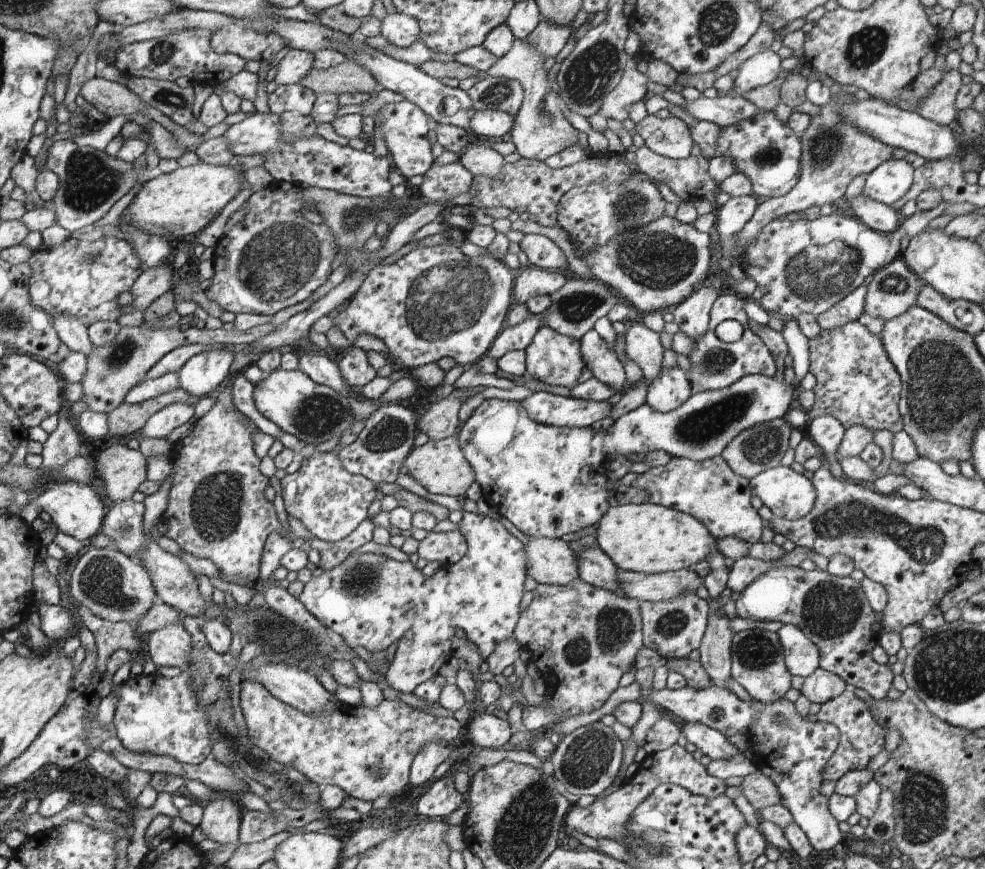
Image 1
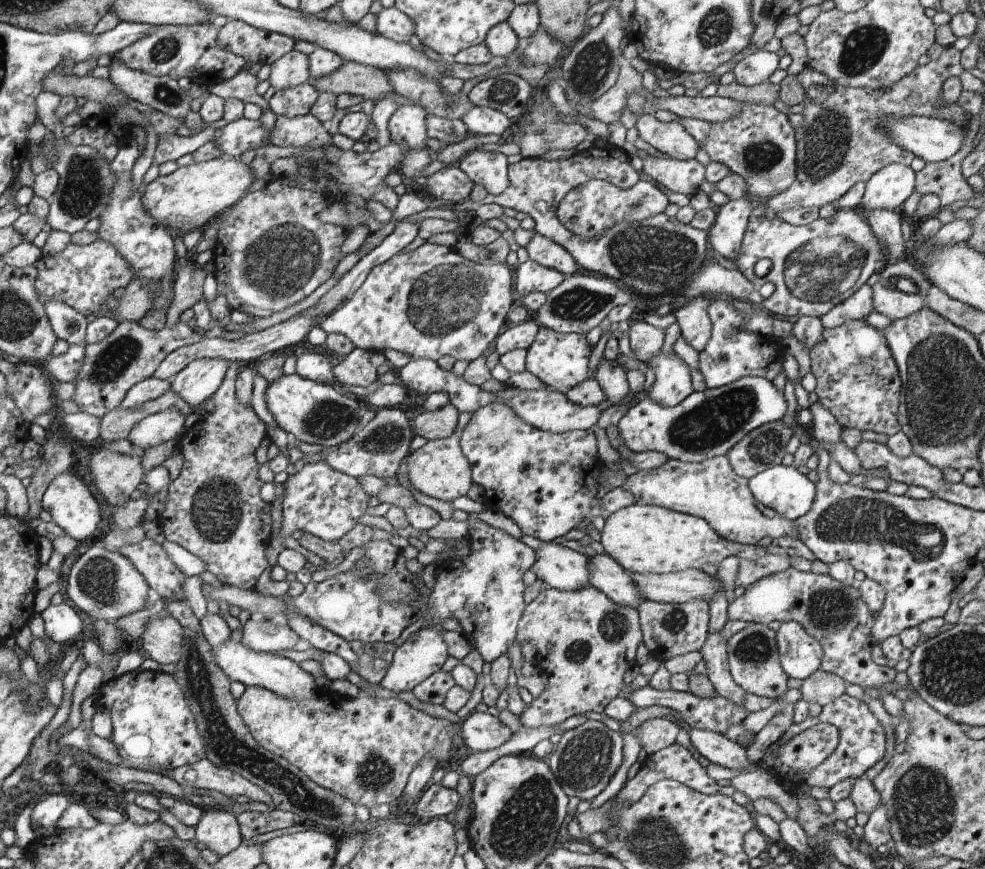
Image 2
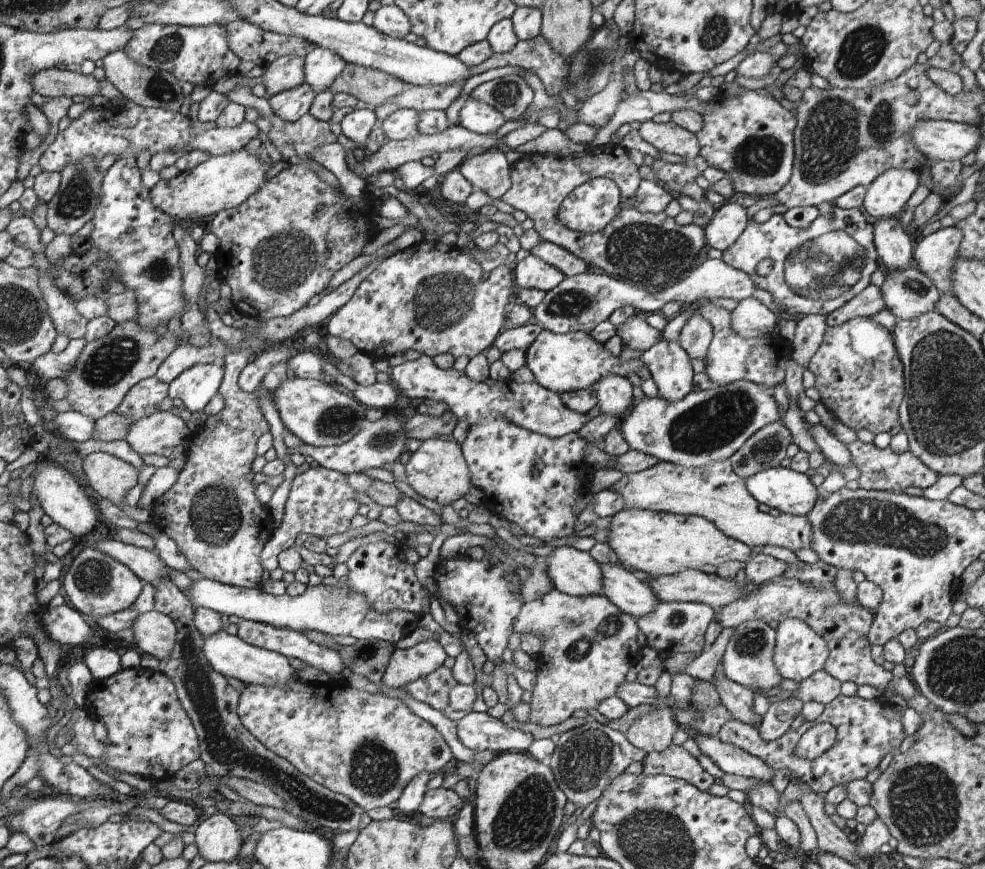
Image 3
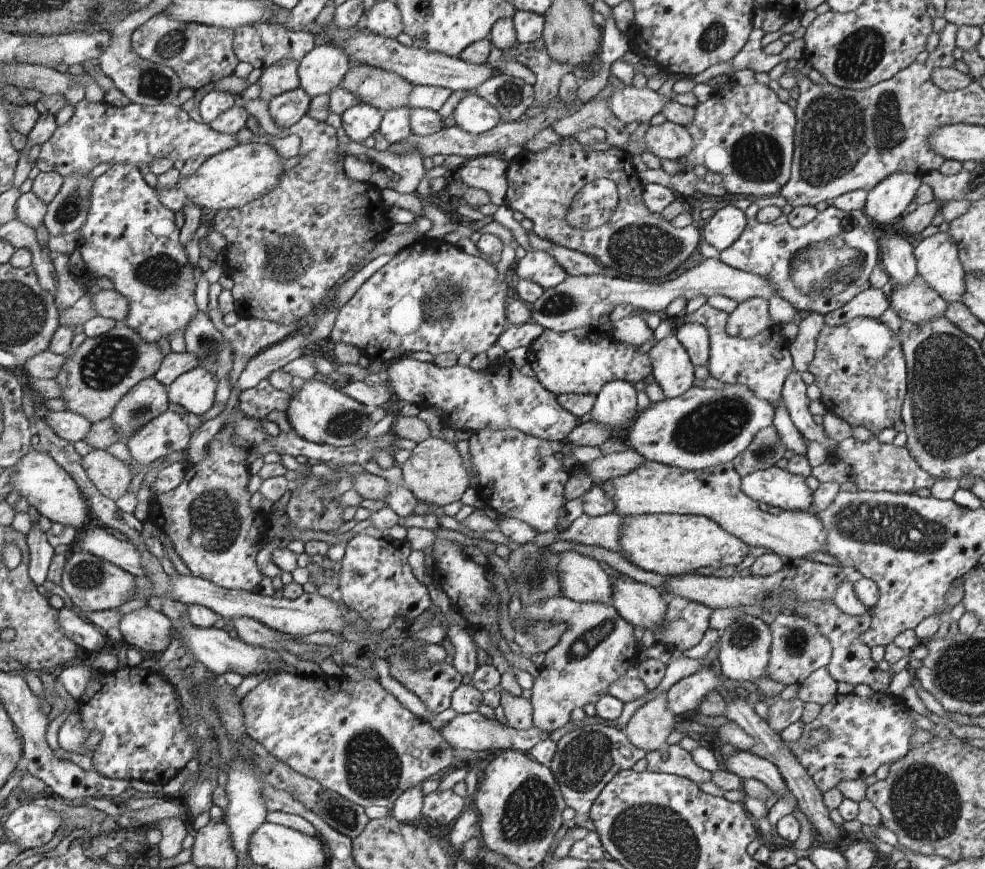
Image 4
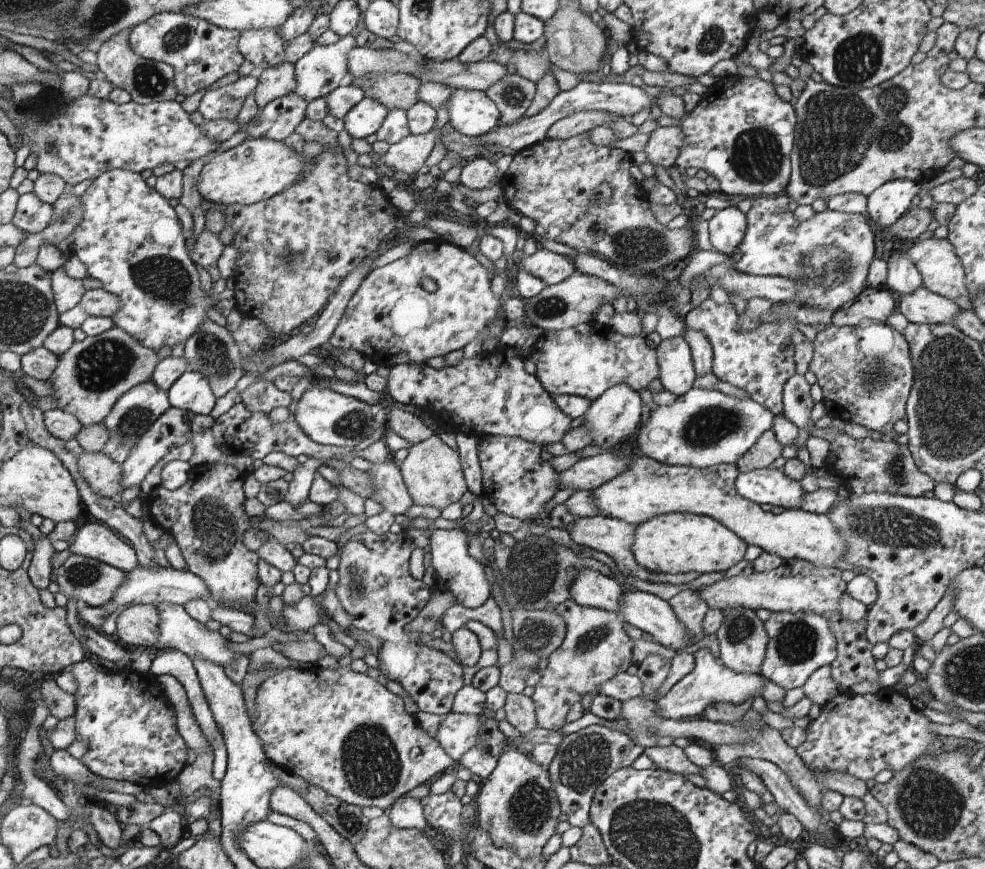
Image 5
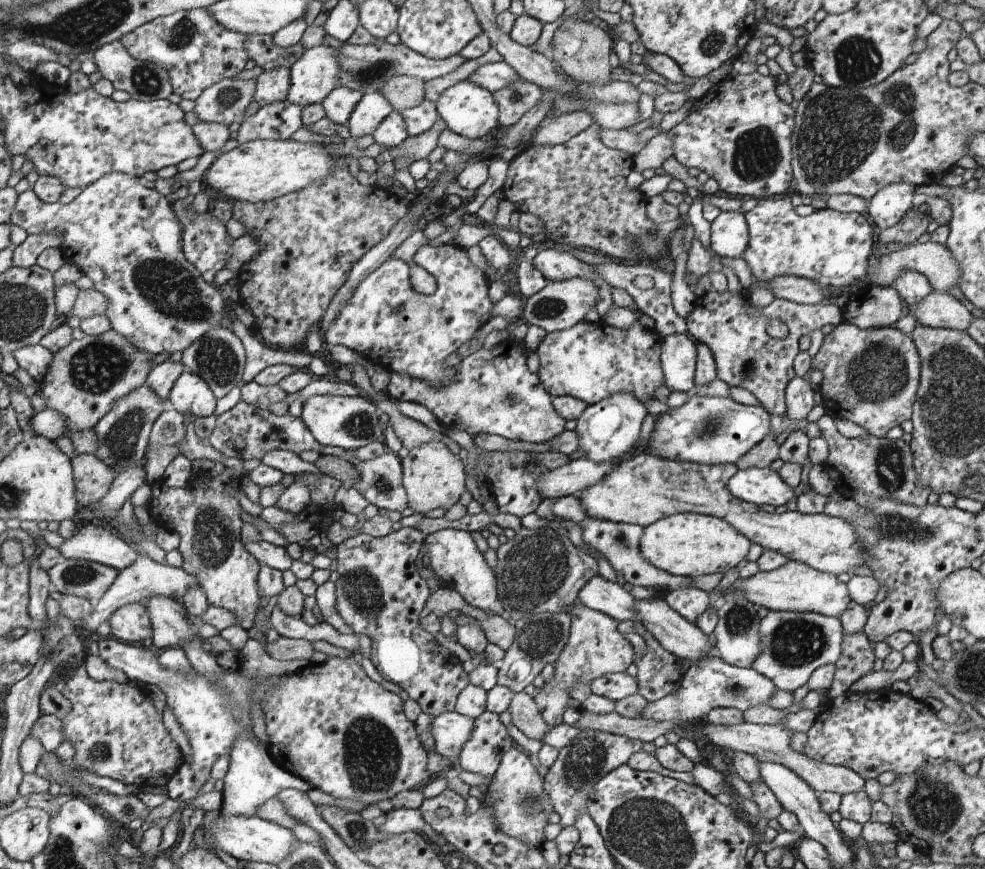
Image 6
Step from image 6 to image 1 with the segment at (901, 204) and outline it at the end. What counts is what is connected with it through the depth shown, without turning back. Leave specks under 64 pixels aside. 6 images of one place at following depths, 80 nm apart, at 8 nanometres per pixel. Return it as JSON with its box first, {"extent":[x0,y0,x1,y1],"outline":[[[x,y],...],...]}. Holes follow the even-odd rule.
{"extent":[863,158,914,206],"outline":[[[906,158],[888,159],[867,175],[863,195],[891,206],[912,186],[914,171]]]}

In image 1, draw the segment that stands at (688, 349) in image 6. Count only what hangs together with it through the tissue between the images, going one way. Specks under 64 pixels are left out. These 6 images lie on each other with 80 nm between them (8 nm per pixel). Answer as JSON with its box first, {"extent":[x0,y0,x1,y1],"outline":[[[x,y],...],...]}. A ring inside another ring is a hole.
{"extent":[645,366,692,413],"outline":[[[677,366],[667,371],[662,368],[662,374],[649,386],[645,404],[661,413],[669,413],[692,395],[692,384],[685,370]]]}

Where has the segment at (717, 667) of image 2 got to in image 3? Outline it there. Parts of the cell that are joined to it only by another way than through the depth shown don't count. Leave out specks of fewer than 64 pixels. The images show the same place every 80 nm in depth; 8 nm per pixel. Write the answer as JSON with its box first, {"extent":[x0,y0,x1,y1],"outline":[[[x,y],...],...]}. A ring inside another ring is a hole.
{"extent":[711,670,756,724],"outline":[[[722,670],[715,671],[711,682],[719,692],[722,704],[732,713],[734,719],[752,724],[756,715],[752,710],[753,697],[756,694],[752,689],[730,680]]]}

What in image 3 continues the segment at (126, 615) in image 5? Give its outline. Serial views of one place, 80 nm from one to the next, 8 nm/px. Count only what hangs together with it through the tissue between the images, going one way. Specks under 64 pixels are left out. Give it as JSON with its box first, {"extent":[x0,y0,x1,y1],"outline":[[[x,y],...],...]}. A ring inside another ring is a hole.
{"extent":[133,611,178,660],"outline":[[[153,611],[140,613],[133,624],[134,642],[144,656],[155,656],[158,660],[168,659],[176,642],[178,627],[169,615]]]}

